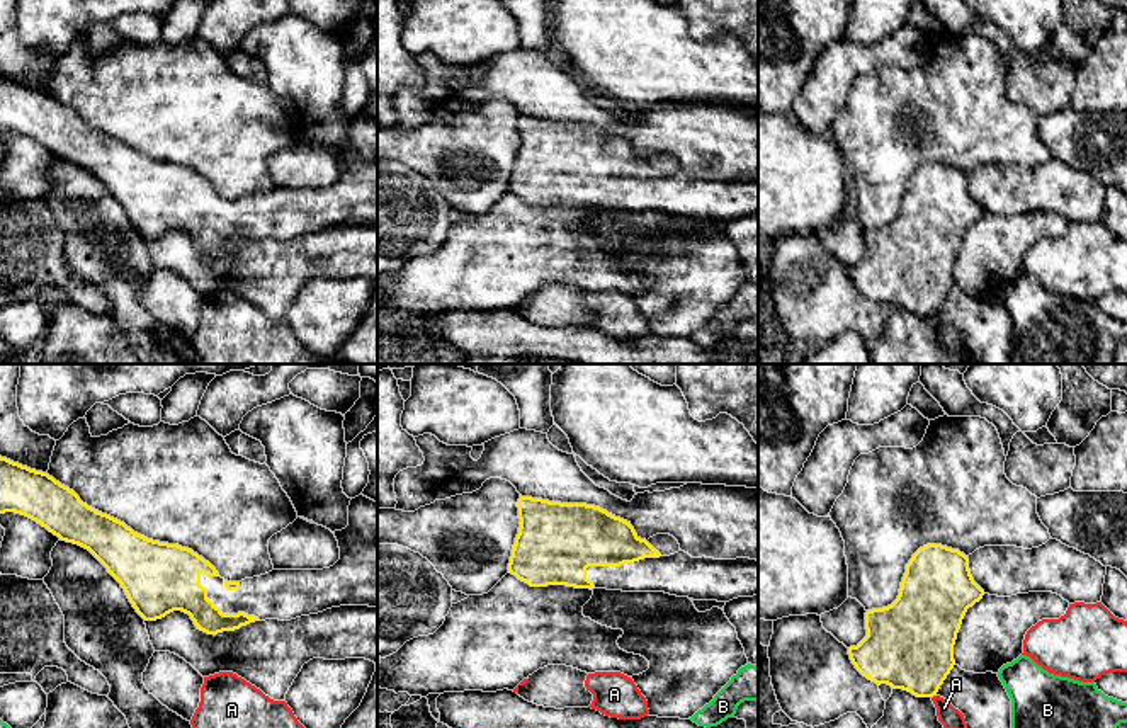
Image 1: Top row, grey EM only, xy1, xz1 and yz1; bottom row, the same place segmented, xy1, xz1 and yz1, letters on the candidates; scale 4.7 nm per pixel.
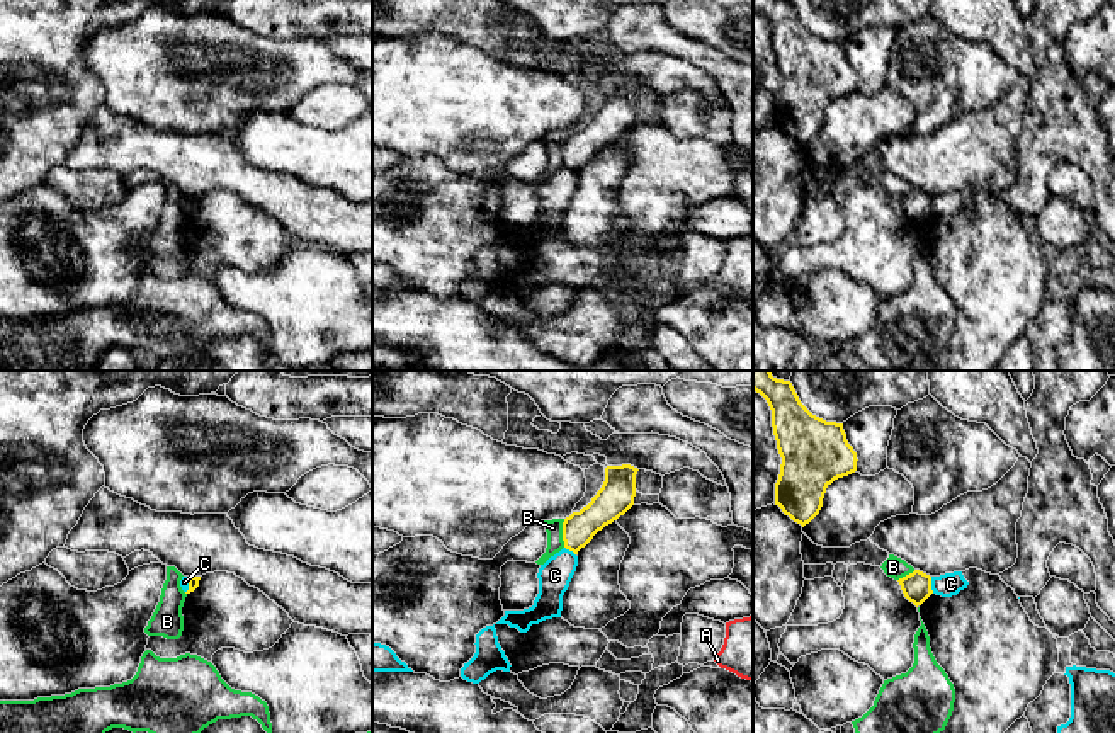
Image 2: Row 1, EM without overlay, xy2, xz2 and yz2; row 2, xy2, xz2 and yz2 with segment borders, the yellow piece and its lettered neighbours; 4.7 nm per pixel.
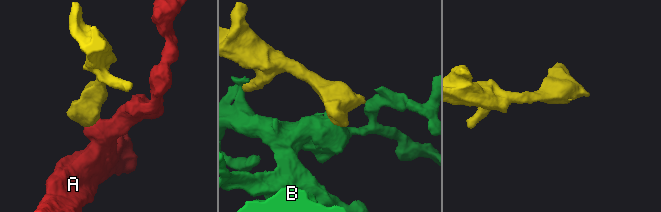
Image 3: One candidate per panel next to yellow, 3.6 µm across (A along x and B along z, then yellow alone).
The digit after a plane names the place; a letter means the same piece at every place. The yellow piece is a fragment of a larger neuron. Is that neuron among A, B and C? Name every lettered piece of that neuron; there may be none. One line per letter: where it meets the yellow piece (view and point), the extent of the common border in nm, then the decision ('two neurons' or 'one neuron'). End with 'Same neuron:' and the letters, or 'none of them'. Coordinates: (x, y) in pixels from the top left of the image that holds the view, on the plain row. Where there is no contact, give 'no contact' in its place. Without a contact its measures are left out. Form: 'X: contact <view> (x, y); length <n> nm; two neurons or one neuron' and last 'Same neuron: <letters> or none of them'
A: contact yz1 (934, 313); length 30 nm; two neurons
B: contact xz2 (563, 152); length 140 nm; two neurons
C: contact yz2 (930, 204); length 80 nm; two neurons
Same neuron: none of them

